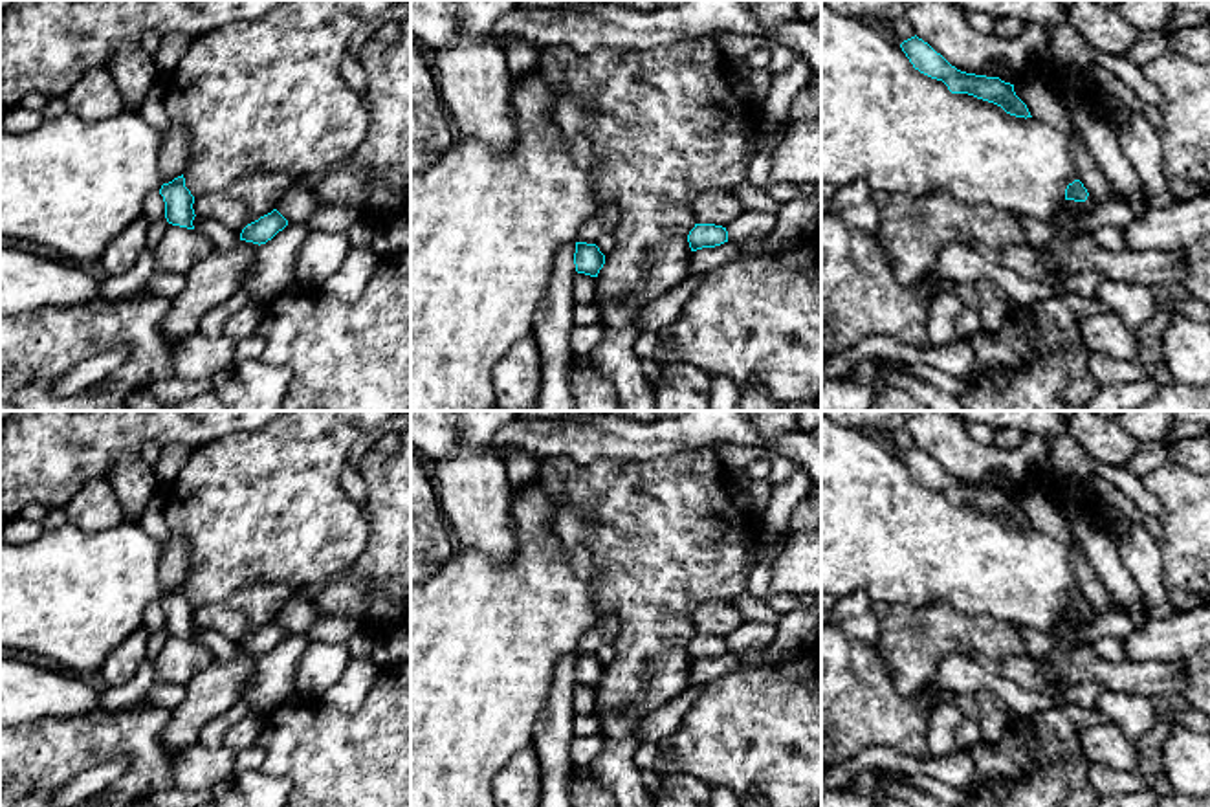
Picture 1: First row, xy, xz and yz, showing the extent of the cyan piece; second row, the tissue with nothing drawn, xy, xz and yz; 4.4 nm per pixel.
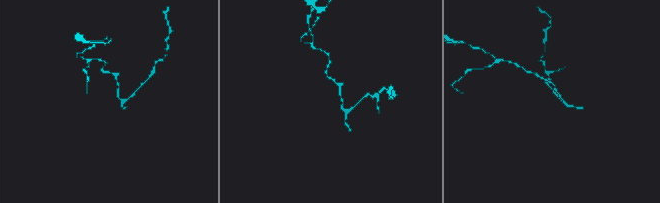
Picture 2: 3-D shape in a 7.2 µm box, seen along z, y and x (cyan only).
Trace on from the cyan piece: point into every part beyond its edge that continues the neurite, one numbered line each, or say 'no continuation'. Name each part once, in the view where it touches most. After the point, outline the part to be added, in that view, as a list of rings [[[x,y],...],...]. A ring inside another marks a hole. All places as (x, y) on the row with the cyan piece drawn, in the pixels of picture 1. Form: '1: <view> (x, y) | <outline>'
no continuation

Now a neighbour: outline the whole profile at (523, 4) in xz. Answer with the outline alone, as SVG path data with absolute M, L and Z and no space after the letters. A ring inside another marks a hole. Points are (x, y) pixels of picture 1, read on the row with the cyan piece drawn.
M519 0L517 9L546 9L546 7L572 7L576 11L592 11L601 7L598 0L579 0L568 6L565 0Z

